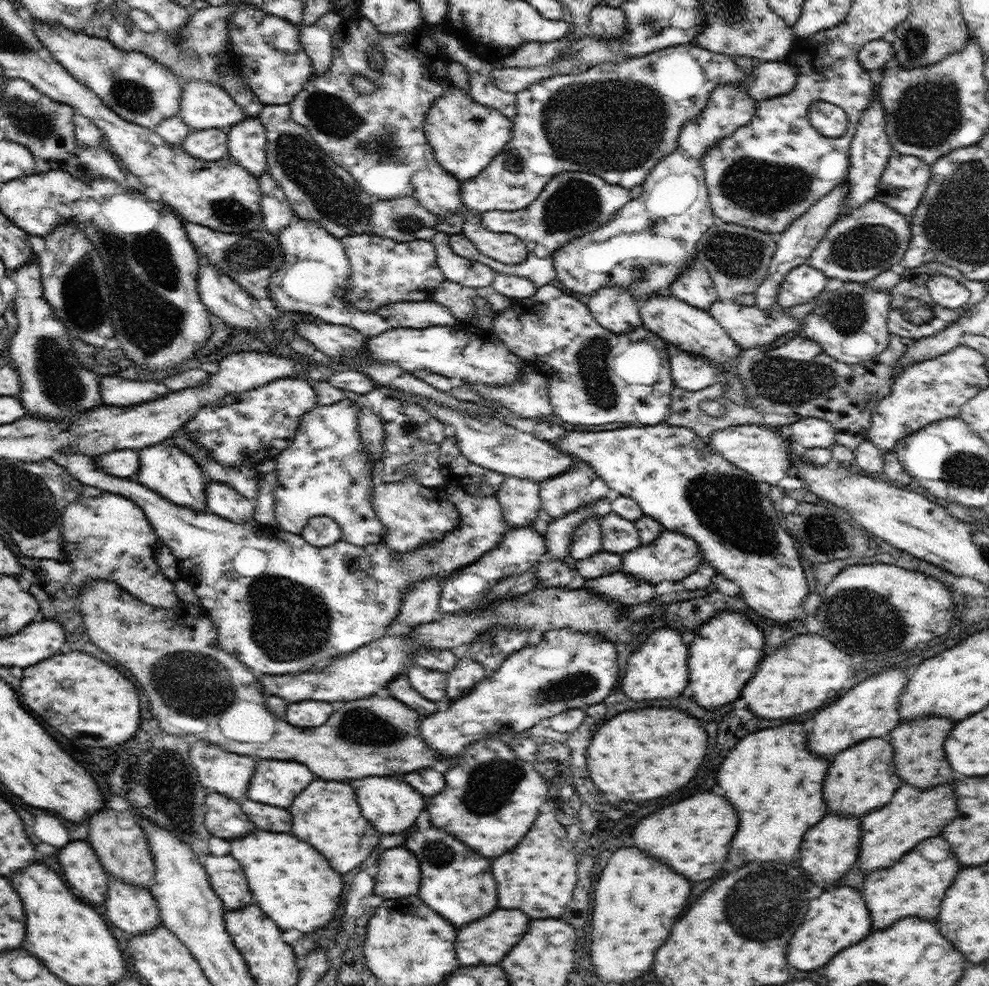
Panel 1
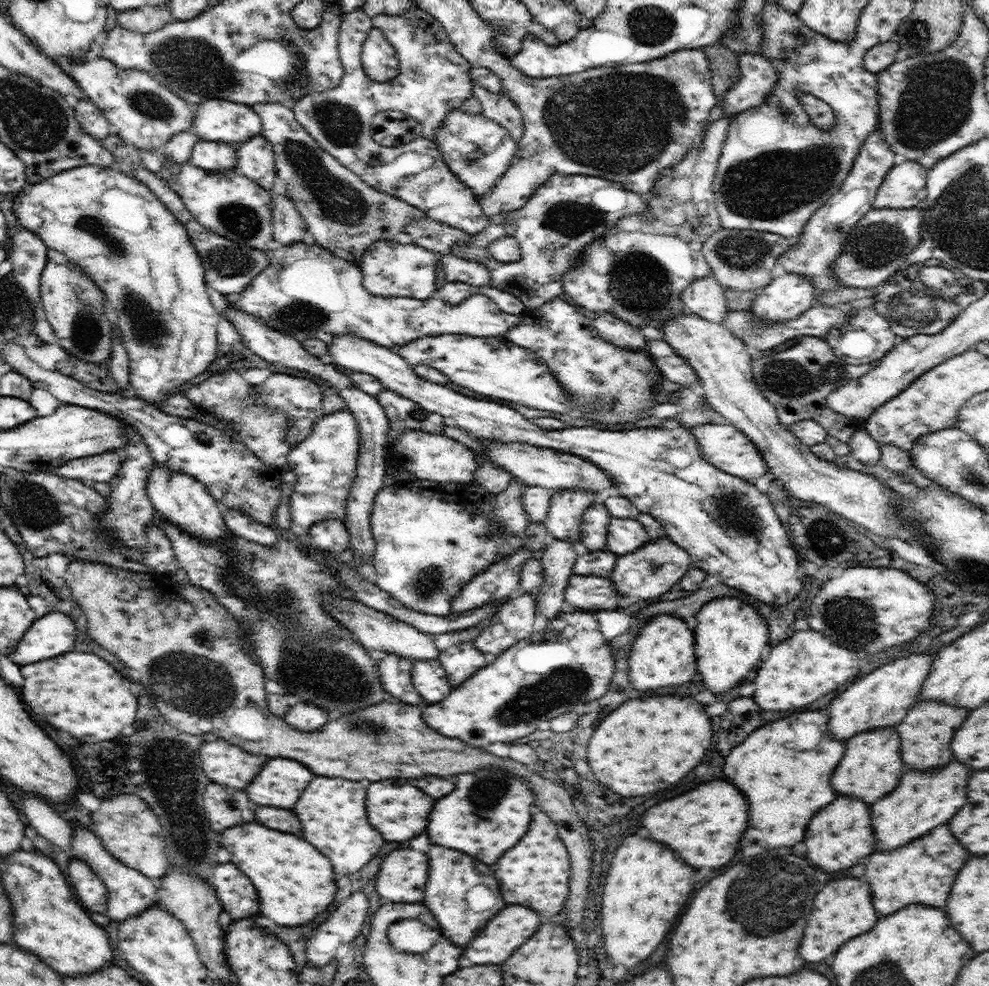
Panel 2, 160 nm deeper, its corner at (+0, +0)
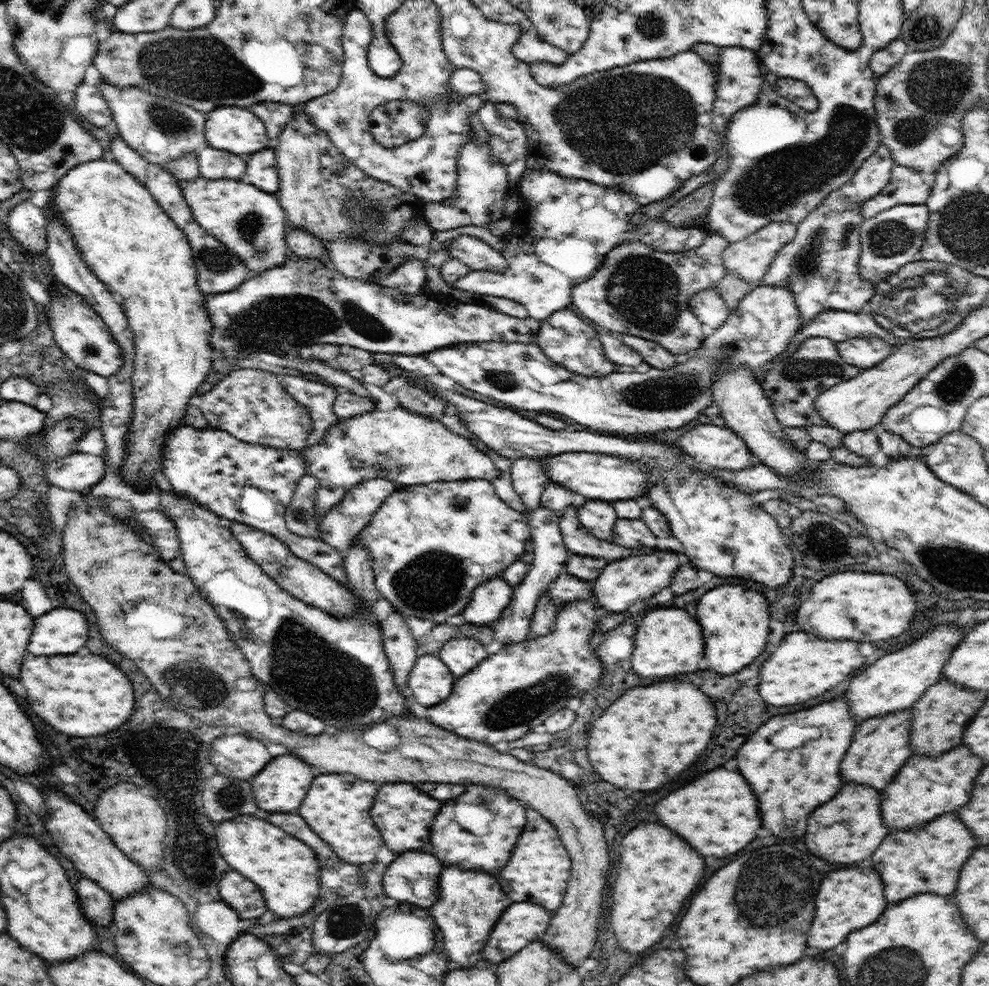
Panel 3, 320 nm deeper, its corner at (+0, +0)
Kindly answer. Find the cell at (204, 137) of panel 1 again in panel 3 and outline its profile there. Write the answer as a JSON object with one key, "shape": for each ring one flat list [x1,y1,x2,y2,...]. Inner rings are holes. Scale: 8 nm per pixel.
{"shape":[[206,145,197,152,199,174,209,180,230,178,240,181,247,169,246,158,227,150,220,150]]}

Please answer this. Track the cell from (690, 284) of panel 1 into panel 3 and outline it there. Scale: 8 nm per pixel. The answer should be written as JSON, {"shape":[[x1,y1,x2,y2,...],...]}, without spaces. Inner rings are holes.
{"shape":[[707,288,694,294,689,305,700,322,714,329,724,325,732,311,726,306,724,299,715,288]]}

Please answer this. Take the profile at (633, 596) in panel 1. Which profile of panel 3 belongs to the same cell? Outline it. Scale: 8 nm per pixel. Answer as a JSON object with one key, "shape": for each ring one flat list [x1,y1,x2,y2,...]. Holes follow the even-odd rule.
{"shape":[[562,567,558,578,550,583,549,597,555,607,565,605,574,599,589,599,594,597,593,582,580,580,572,576,566,567]]}

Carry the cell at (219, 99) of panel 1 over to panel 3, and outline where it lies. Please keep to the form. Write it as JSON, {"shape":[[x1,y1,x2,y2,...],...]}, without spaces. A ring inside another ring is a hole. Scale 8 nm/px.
{"shape":[[219,106,206,117,207,145,247,157,263,148,273,147,265,124,242,106]]}

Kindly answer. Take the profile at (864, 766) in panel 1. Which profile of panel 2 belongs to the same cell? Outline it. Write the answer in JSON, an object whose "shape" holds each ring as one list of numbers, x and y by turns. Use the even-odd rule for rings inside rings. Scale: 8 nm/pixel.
{"shape":[[886,727,859,732,846,744,846,754,834,772,832,786,836,792,846,792,856,798,872,804,878,798,884,798,904,774,904,761,901,755,901,738,896,727]]}

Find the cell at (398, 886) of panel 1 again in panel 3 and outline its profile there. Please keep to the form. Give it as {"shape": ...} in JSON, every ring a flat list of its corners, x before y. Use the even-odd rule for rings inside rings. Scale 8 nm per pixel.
{"shape":[[412,850,399,853,398,857,386,868,382,877,383,891,387,896,387,902,388,900,392,904,394,902,400,902,400,904,406,902,406,904,412,904,412,906,408,906,410,910,420,908,420,912,426,913,428,908,439,899,438,877,442,872,442,864,433,852]]}

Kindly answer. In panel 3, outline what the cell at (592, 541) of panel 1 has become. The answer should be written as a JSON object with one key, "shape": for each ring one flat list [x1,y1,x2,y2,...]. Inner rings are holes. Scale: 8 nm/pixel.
{"shape":[[586,499,577,509,577,517,587,532,597,536,601,541,612,541,614,525,619,519,612,502]]}

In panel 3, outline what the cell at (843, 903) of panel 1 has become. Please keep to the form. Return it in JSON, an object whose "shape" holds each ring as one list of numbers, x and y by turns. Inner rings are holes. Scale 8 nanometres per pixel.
{"shape":[[846,868,838,872,828,872,822,880,822,888,816,898,816,914,808,936,808,946,830,950,838,946,848,932,862,930,865,926,877,920,884,912,887,900,884,896,884,883,880,874,874,868]]}

